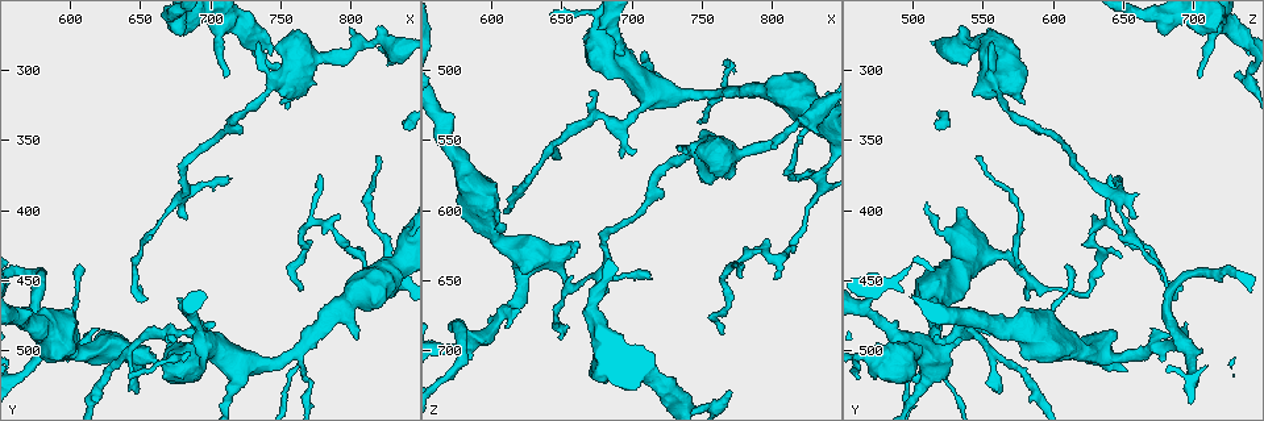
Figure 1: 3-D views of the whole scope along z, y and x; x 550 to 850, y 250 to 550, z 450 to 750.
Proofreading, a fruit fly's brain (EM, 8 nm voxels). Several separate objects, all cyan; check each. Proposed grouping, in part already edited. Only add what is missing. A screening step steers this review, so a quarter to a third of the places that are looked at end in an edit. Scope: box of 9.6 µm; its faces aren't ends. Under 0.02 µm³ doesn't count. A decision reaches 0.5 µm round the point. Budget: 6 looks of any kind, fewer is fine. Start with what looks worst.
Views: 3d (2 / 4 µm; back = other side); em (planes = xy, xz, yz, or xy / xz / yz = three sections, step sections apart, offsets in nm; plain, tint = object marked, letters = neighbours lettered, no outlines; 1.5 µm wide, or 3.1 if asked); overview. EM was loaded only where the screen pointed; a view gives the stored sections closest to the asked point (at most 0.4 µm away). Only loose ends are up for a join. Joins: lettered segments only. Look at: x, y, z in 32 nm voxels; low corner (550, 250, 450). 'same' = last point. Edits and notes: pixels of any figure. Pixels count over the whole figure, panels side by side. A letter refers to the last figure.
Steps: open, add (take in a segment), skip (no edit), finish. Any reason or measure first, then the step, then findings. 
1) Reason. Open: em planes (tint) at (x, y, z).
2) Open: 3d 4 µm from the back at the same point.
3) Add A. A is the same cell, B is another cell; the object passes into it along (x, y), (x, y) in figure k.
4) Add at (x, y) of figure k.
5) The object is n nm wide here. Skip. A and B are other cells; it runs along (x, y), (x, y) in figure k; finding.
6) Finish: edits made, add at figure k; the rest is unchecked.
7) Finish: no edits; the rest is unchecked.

Thin end. Open: em planes (letters) at (802, 434, 648).

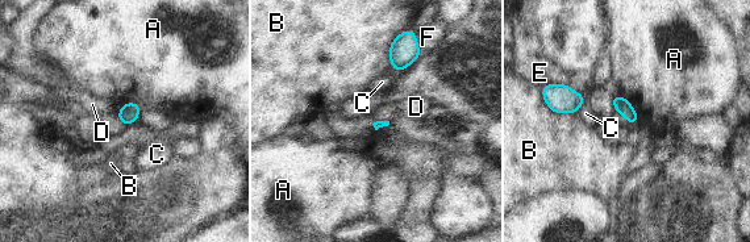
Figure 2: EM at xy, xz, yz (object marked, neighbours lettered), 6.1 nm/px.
Skip. A, B, C, D, E and F are other cells; a border runs along (615, 108), (630, 124) in figure 2; none of them fits.

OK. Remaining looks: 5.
Thick end. Open: em planes (letters) at (674, 270, 716).

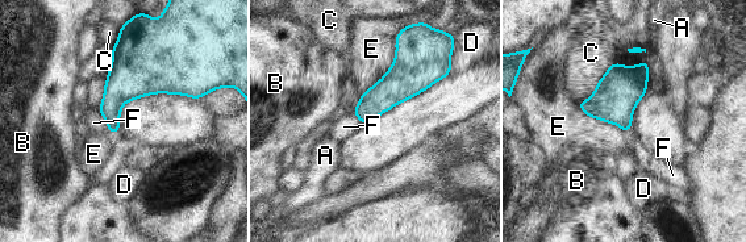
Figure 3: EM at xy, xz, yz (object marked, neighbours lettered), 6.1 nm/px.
Skip. A, B, C, D, E and F are other cells; a border runs along (98, 112), (104, 119), (108, 129) in figure 3; none of them fits.

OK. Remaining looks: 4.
An open end. Open: em xy step 4 (tint) at (672, 488, 516).

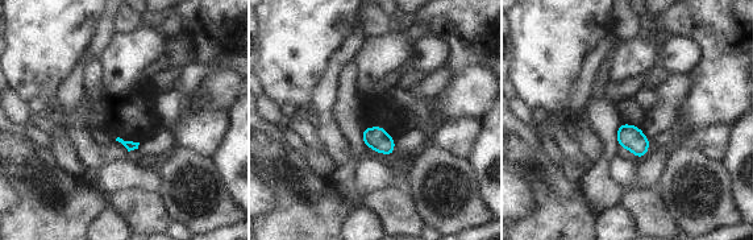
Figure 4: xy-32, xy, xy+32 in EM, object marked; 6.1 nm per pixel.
Another direction. Open: em xz step 4 (letters) at the same point.

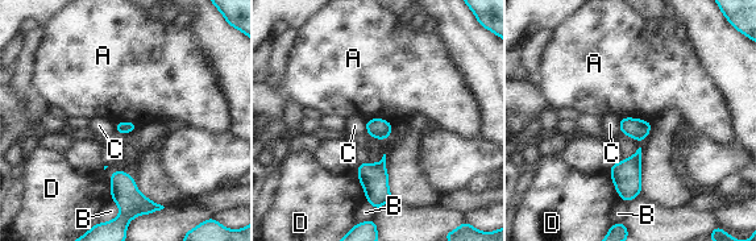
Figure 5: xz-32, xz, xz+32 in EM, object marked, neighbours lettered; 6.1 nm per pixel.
Skip. A, B, C and D are other cells; a border runs along (620, 117), (638, 117), (649, 123) in figure 5; no lettered segment goes on from it.

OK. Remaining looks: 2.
Finish: no edits; the rest is unchecked.

